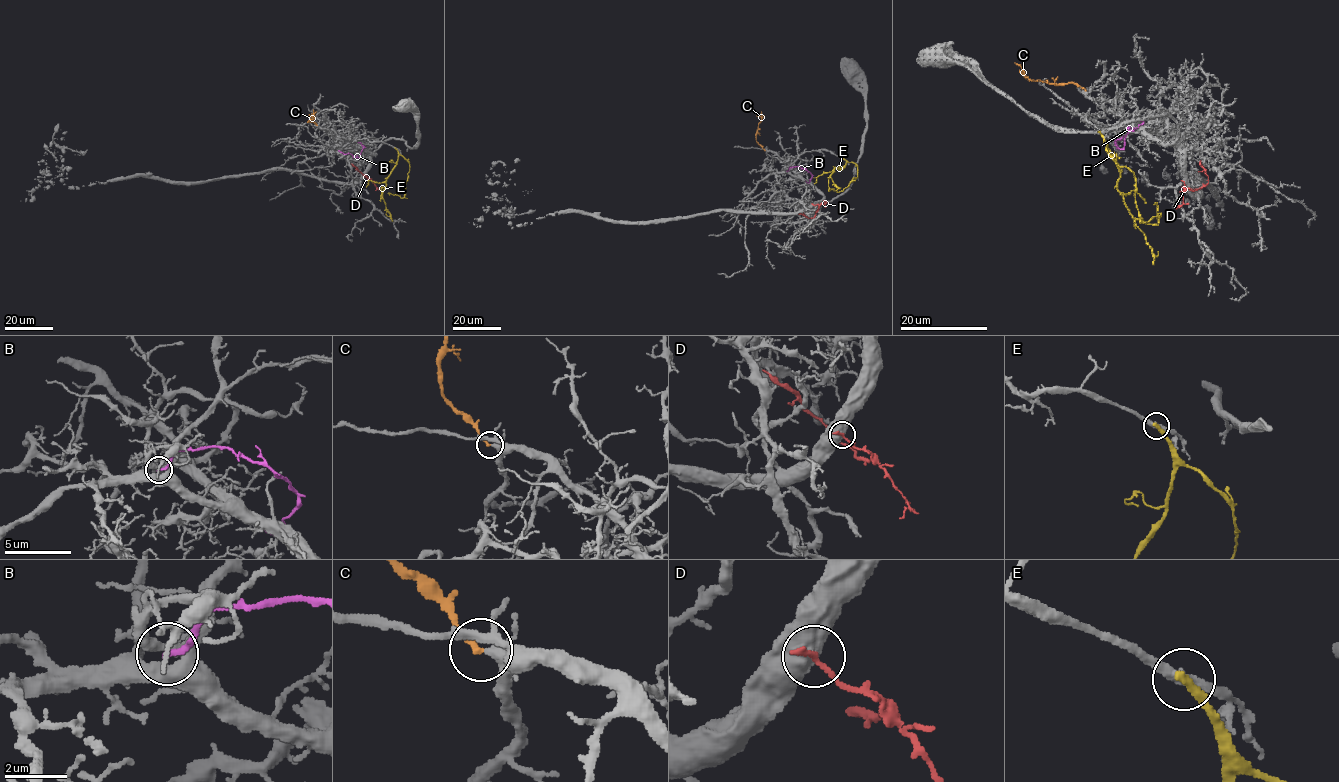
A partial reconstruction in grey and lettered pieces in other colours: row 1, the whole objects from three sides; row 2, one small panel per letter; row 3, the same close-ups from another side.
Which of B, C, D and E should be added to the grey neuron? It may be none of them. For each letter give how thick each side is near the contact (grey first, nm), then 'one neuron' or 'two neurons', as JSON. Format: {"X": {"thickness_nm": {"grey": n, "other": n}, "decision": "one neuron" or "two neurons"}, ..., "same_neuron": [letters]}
{"B": {"thickness_nm": {"grey": 280, "other": 190}, "decision": "two neurons"}, "C": {"thickness_nm": {"grey": 280, "other": 200}, "decision": "one neuron"}, "D": {"thickness_nm": {"grey": 750, "other": 200}, "decision": "two neurons"}, "E": {"thickness_nm": {"grey": 280, "other": 300}, "decision": "two neurons"}, "same_neuron": ["C"]}

